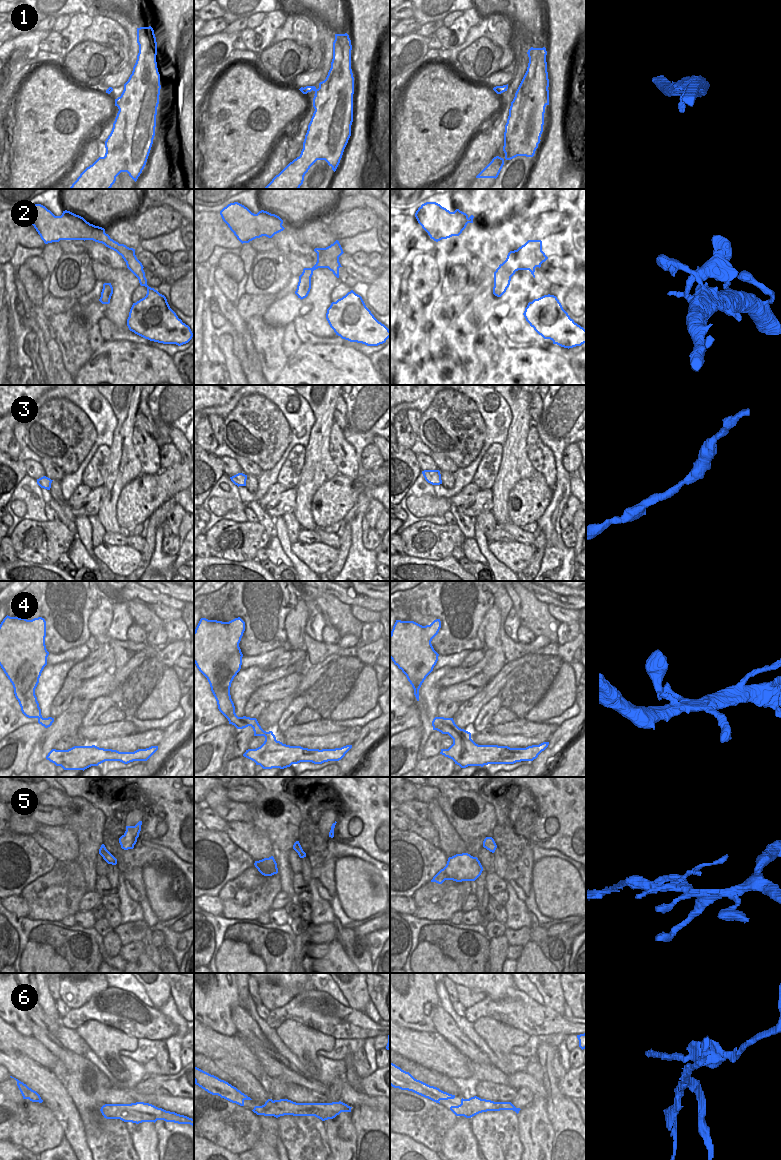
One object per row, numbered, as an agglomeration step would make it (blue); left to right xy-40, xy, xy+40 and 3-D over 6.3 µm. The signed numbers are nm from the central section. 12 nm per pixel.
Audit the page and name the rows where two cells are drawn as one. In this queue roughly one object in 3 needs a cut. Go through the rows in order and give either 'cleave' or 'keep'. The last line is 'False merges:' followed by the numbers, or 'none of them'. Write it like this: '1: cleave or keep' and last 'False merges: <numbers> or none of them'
1: keep
2: keep
3: keep
4: keep
5: keep
6: cleave
False merges: 6

